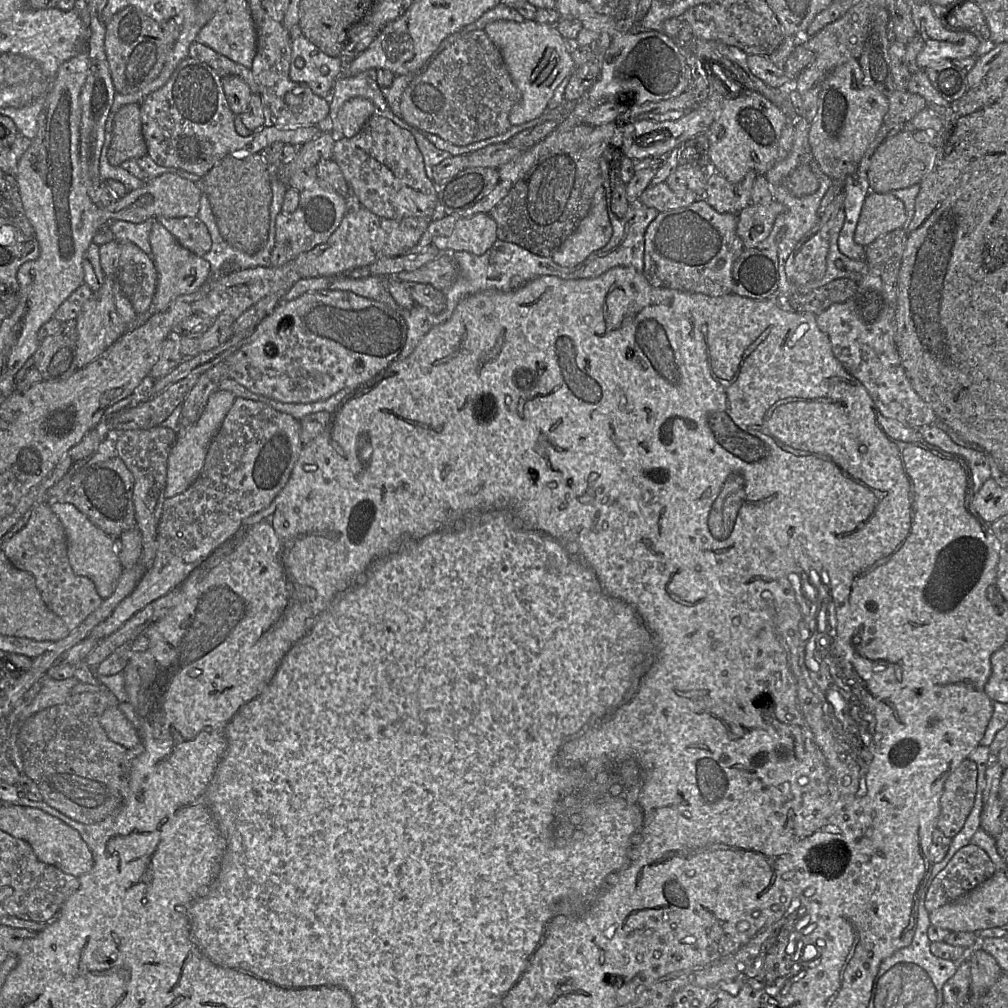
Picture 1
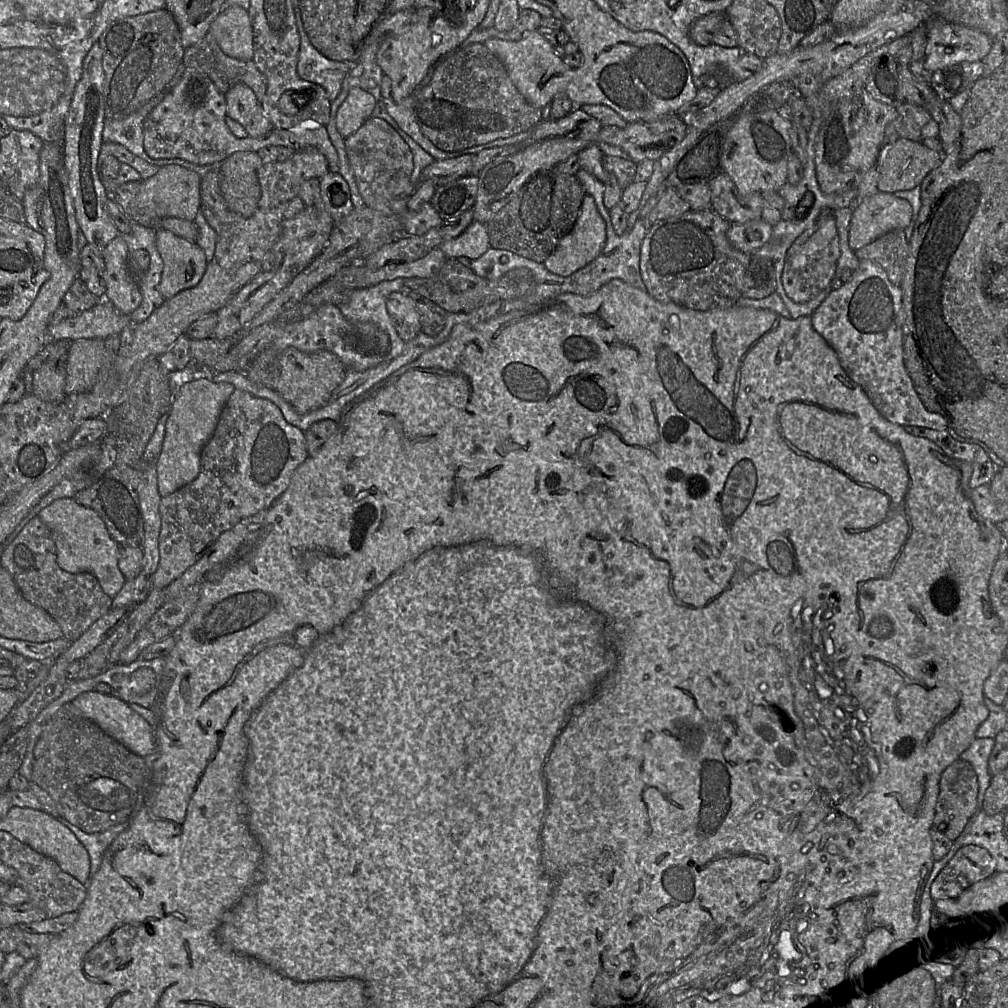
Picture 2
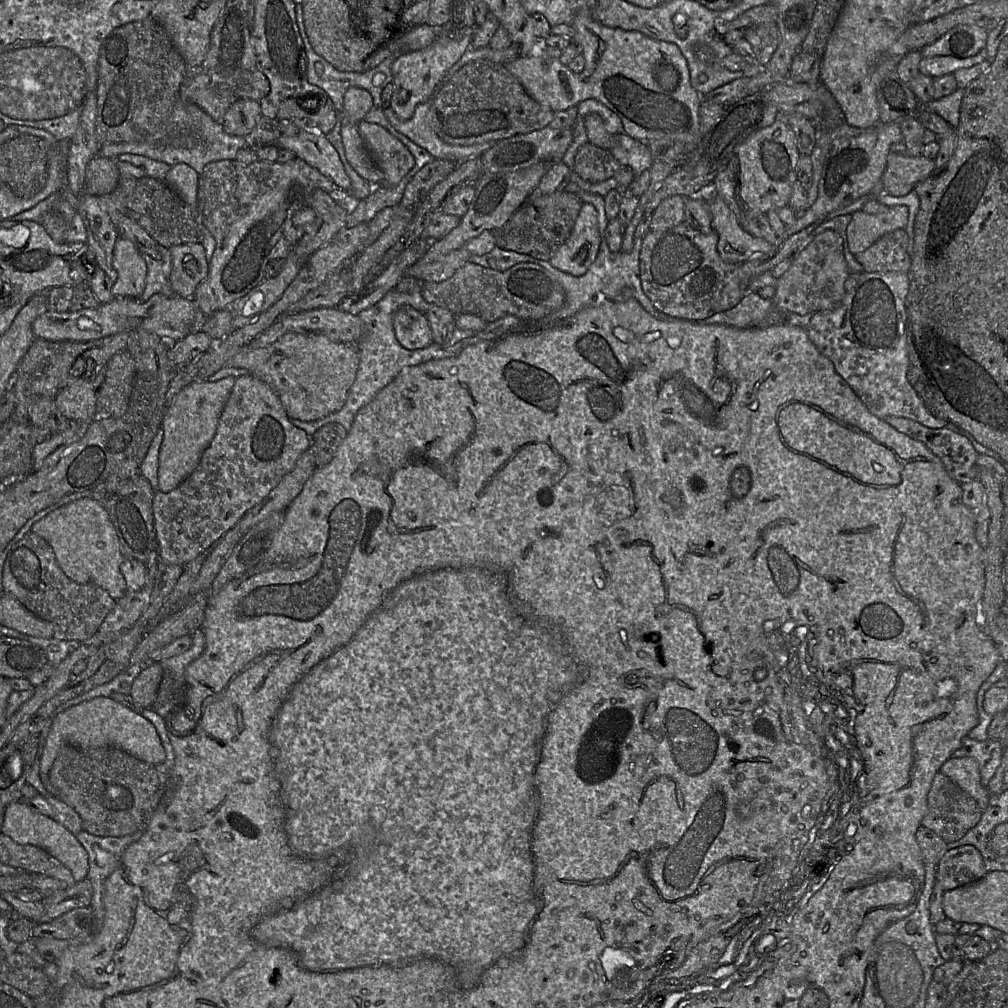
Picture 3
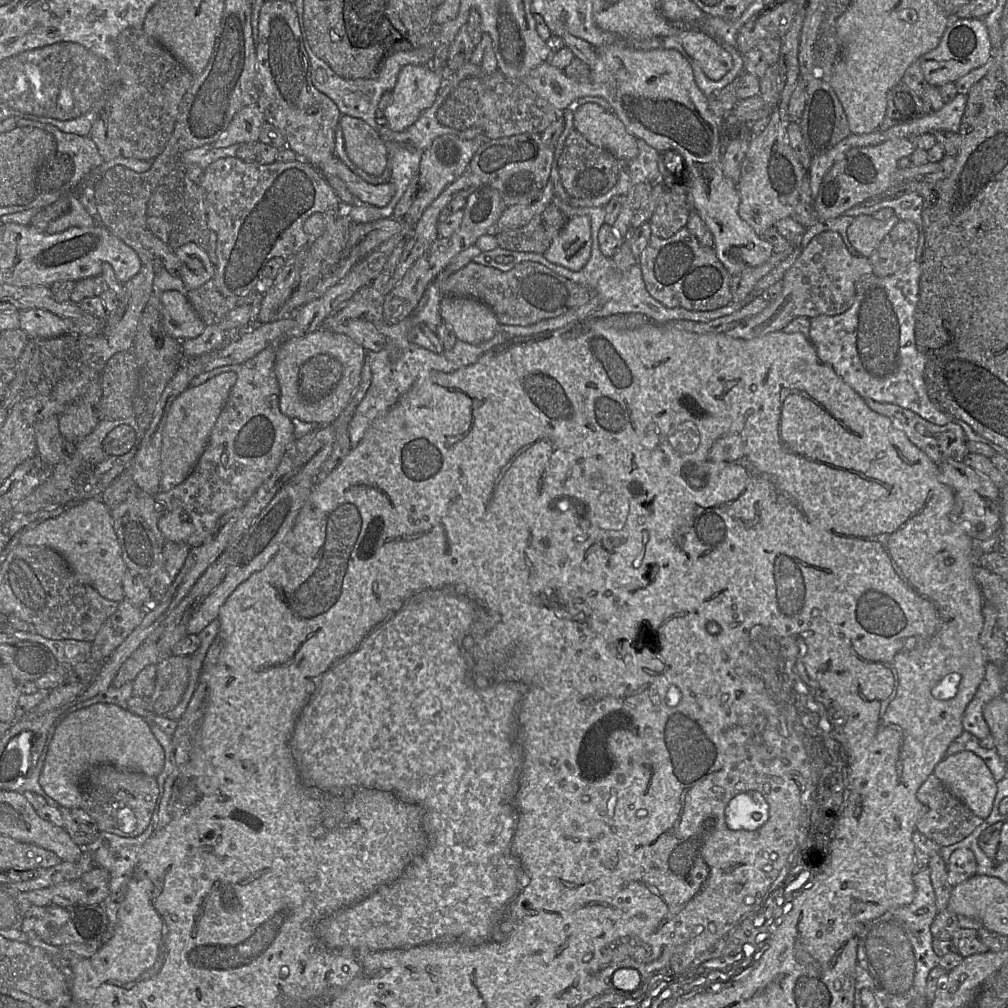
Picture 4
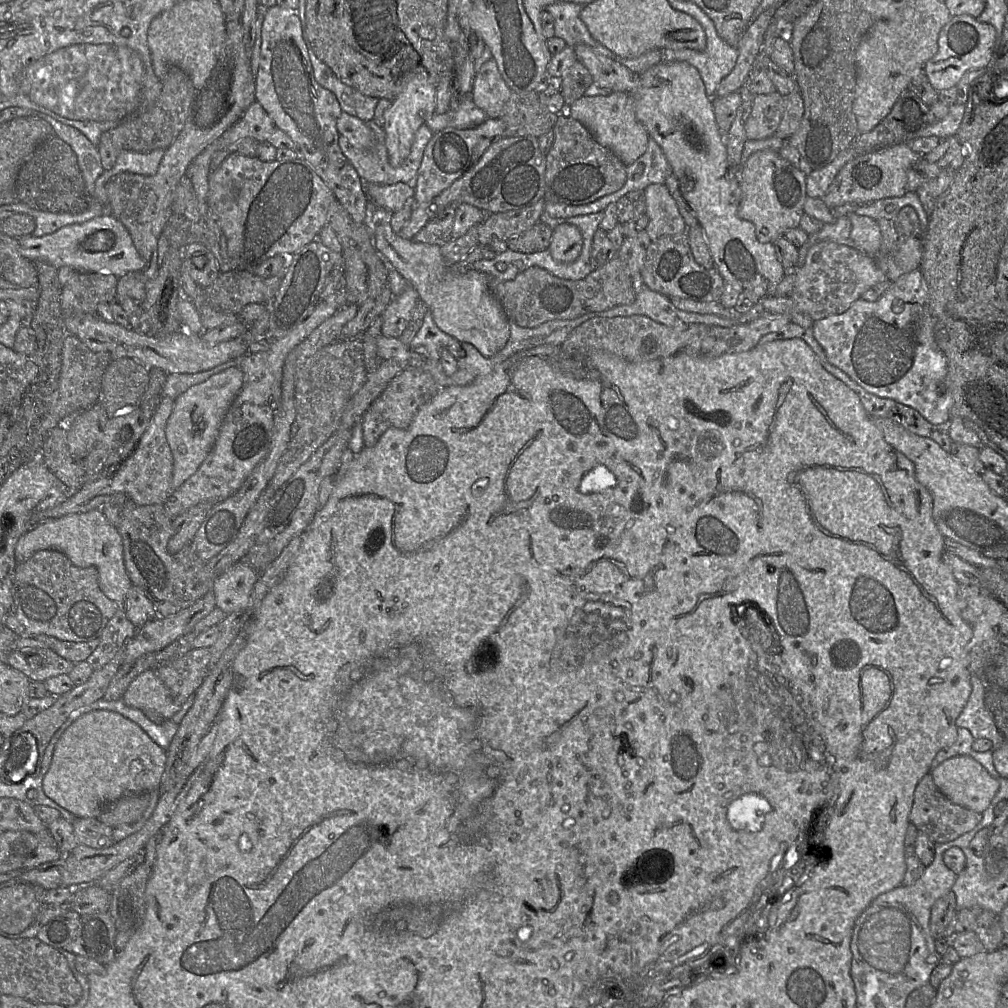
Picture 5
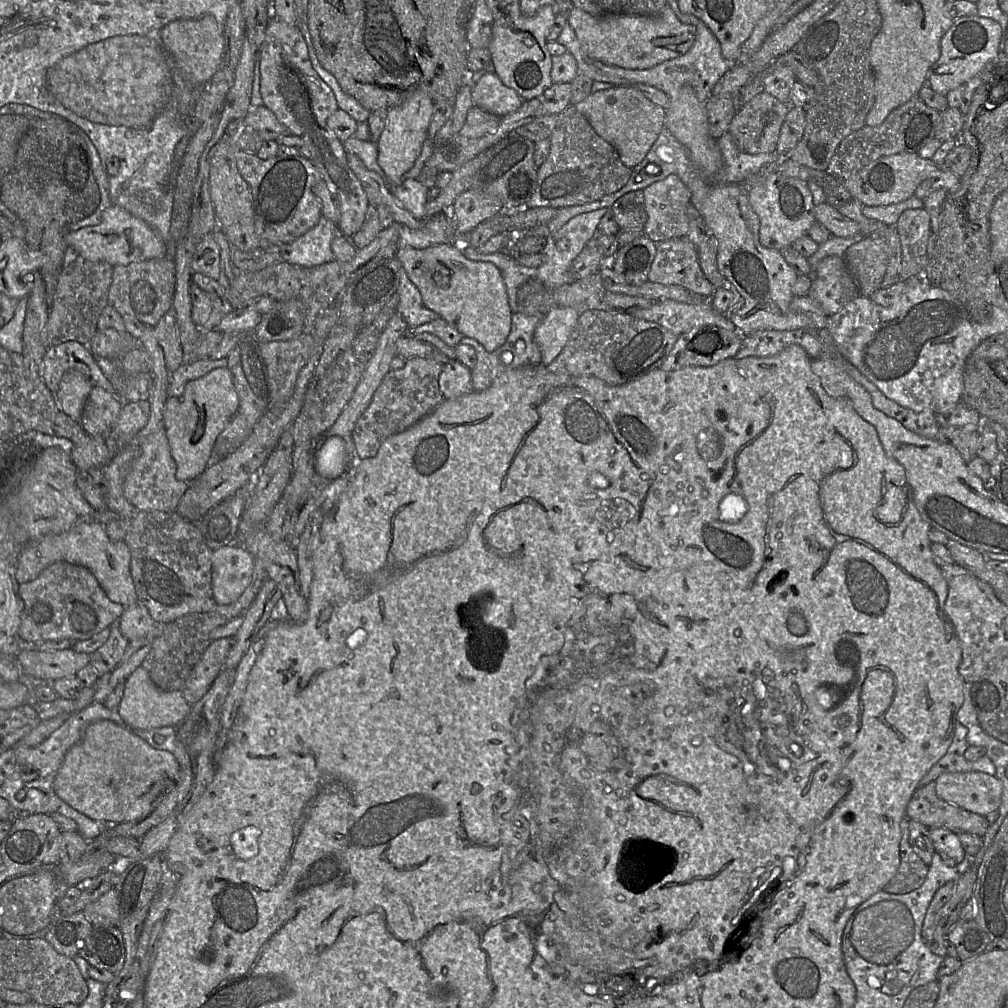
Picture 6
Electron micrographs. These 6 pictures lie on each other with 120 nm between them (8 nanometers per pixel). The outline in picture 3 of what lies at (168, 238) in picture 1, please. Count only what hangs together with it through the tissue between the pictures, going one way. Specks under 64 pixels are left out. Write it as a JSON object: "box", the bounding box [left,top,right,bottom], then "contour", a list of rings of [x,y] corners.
{"box":[169,243,209,299],"contour":[[[191,243],[172,246],[169,252],[171,288],[177,296],[192,299],[209,272],[205,249],[199,243]]]}

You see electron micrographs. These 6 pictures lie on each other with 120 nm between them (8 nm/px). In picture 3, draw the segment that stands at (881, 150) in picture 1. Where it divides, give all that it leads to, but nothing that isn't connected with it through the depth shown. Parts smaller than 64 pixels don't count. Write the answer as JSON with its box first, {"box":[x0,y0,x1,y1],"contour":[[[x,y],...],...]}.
{"box":[881,152,935,196],"contour":[[[890,152],[881,188],[893,196],[905,196],[935,170],[935,160]]]}

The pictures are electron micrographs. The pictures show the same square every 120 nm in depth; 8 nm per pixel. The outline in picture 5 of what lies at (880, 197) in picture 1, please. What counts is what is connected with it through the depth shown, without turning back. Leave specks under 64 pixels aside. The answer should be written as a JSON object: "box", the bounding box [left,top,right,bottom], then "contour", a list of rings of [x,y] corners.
{"box":[847,212,882,256],"contour":[[[855,212],[849,213],[847,216],[852,225],[850,237],[855,242],[856,249],[869,256],[878,255],[882,243],[882,234],[877,220]]]}

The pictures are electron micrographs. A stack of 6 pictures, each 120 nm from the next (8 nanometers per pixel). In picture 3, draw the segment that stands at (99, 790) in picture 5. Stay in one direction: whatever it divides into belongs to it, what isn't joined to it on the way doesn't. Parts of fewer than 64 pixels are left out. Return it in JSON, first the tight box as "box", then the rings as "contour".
{"box":[40,697,165,793],"contour":[[[96,697],[72,706],[53,720],[40,759],[40,779],[50,793],[49,772],[59,751],[65,745],[83,750],[112,746],[153,766],[165,760],[165,749],[155,726],[141,714],[110,697]]]}

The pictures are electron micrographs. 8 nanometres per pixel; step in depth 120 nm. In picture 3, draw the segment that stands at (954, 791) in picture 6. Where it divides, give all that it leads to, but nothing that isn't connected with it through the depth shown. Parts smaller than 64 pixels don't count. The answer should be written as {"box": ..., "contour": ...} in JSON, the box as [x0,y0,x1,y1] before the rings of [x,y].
{"box":[939,757,990,811],"contour":[[[950,757],[939,771],[968,793],[982,811],[988,807],[990,793],[981,783],[979,764],[974,758]]]}

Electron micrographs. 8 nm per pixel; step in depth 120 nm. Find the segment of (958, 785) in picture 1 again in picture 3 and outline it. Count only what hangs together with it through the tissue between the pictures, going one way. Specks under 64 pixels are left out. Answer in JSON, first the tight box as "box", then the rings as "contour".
{"box":[921,771,982,844],"contour":[[[938,771],[928,793],[928,810],[921,825],[932,830],[946,844],[961,839],[981,819],[982,810],[977,802],[948,777]]]}

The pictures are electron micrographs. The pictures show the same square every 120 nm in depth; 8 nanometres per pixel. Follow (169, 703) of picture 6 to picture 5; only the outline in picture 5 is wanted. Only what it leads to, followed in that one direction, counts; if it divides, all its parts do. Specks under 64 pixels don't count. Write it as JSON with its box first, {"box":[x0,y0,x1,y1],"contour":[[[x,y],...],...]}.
{"box":[122,669,181,720],"contour":[[[155,669],[138,675],[130,683],[122,699],[132,708],[153,710],[165,720],[171,720],[181,708],[181,705],[174,702],[170,690],[155,673]]]}

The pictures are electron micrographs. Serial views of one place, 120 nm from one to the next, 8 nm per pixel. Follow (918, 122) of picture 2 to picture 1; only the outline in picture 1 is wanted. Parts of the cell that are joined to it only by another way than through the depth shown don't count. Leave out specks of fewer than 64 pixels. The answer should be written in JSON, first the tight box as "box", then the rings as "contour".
{"box":[883,90,926,124],"contour":[[[895,90],[890,97],[889,110],[883,118],[883,124],[911,123],[911,120],[926,108],[925,100],[910,92]]]}

